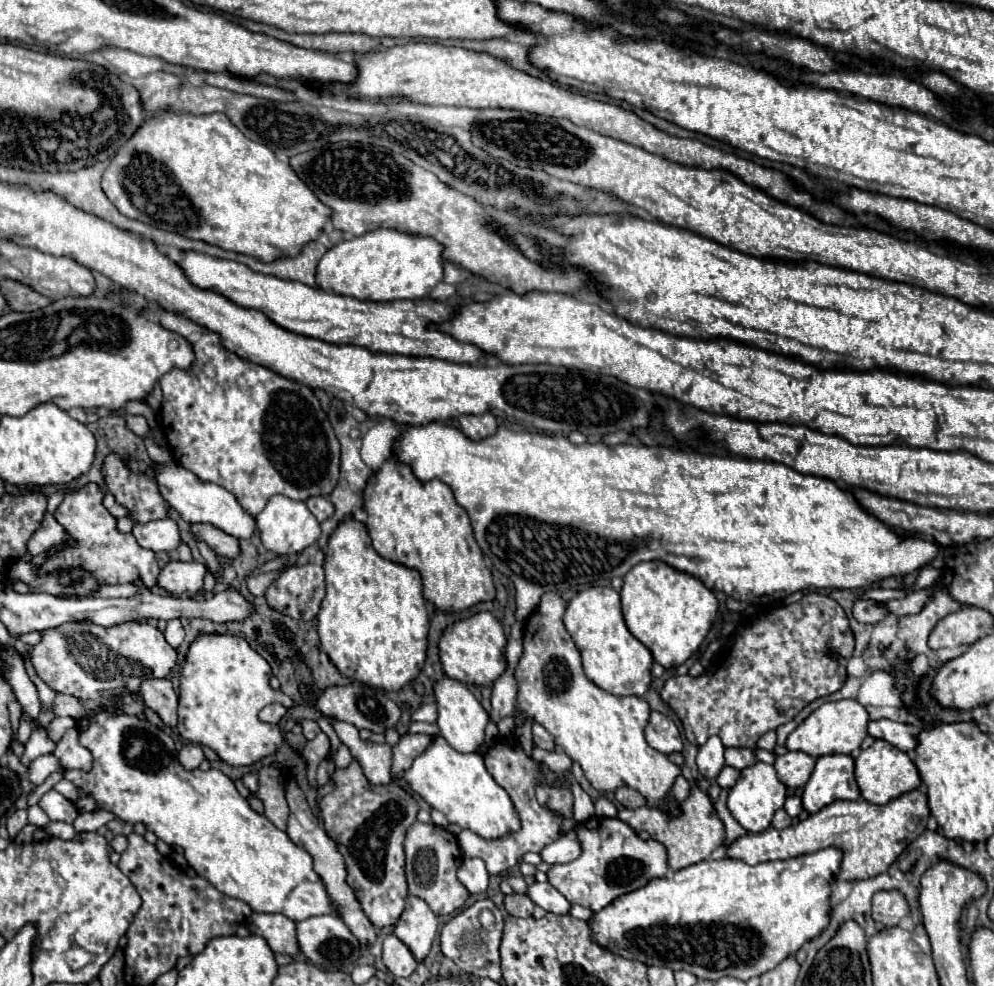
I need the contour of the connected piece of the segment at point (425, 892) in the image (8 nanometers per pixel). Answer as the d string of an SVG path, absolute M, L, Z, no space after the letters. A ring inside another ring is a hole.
M415 821L405 835L405 857L409 893L425 899L435 915L453 915L465 905L469 891L459 883L455 875L461 863L461 849L453 833L435 823Z

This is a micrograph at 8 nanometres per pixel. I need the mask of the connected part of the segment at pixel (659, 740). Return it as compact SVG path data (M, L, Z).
M651 711L649 723L645 727L645 739L653 749L661 753L673 753L683 749L677 725L673 723L673 719L661 715L659 711Z

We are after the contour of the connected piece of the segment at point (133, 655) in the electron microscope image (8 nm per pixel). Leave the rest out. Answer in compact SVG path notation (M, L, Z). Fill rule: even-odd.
M127 621L121 625L99 627L95 623L63 623L61 627L53 627L41 631L41 641L33 647L31 663L37 675L57 693L67 693L77 699L101 699L123 693L137 693L143 679L163 679L169 675L177 661L175 649L165 641L163 633L149 625L147 621Z

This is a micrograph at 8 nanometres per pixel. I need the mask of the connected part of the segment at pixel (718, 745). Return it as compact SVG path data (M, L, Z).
M717 735L709 737L707 743L703 747L699 747L697 767L699 767L699 773L705 779L713 781L719 775L719 771L725 767L723 753L725 753L725 747L723 747L723 743L721 743L721 739Z

